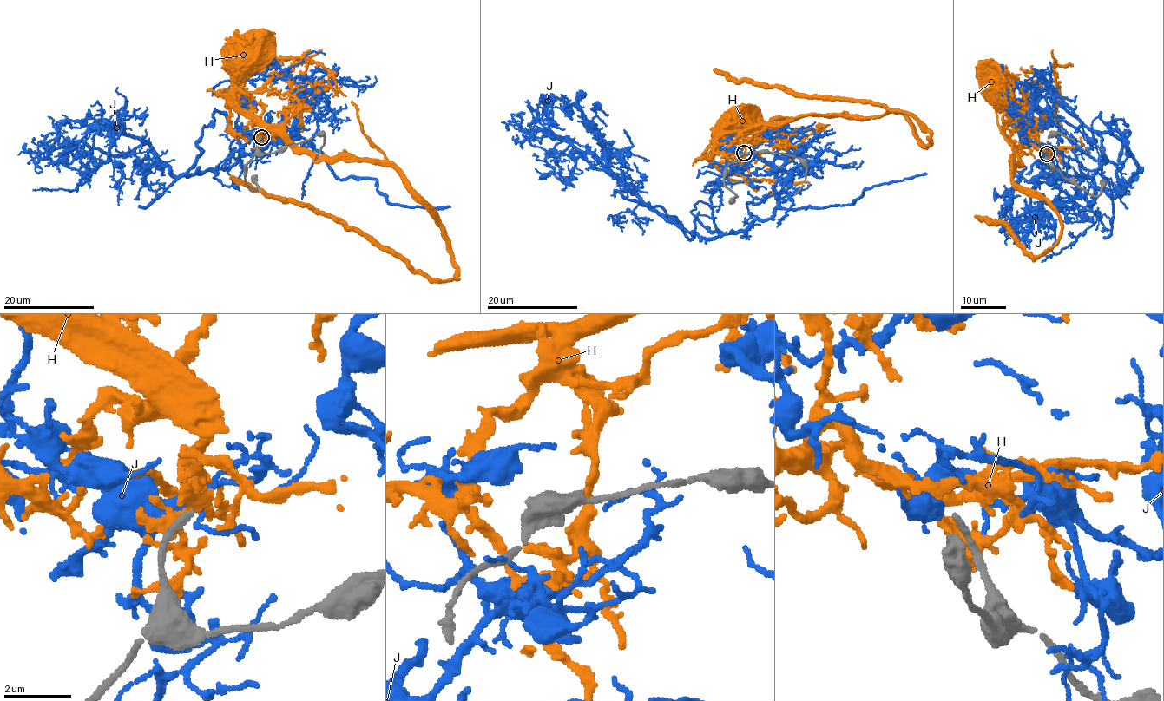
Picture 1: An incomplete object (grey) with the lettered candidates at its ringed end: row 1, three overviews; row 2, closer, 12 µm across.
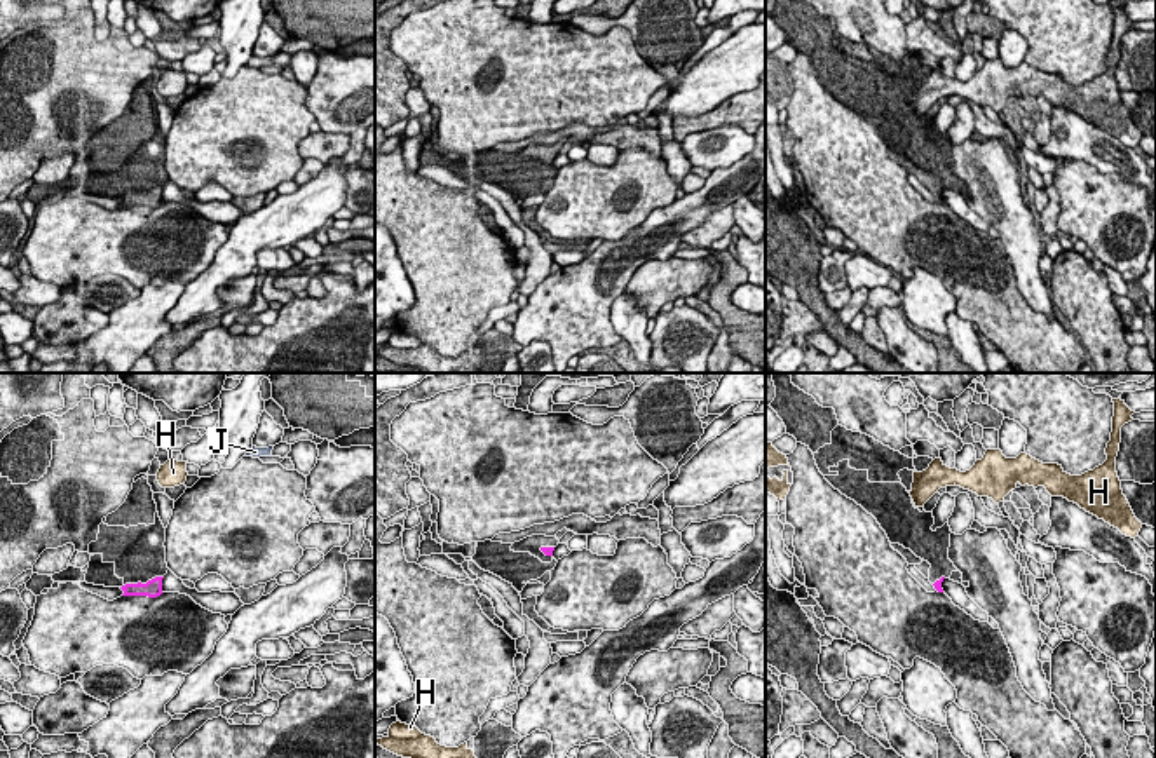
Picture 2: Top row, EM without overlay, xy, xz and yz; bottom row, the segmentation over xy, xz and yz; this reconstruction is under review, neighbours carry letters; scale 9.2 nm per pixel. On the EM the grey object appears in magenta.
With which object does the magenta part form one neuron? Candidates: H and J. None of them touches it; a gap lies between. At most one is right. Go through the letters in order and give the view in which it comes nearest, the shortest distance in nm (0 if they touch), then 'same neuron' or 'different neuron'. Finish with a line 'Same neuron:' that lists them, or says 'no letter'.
H: yz | 700 nm | different neuron
J: xy | 1350 nm | different neuron
Same neuron: no letter

